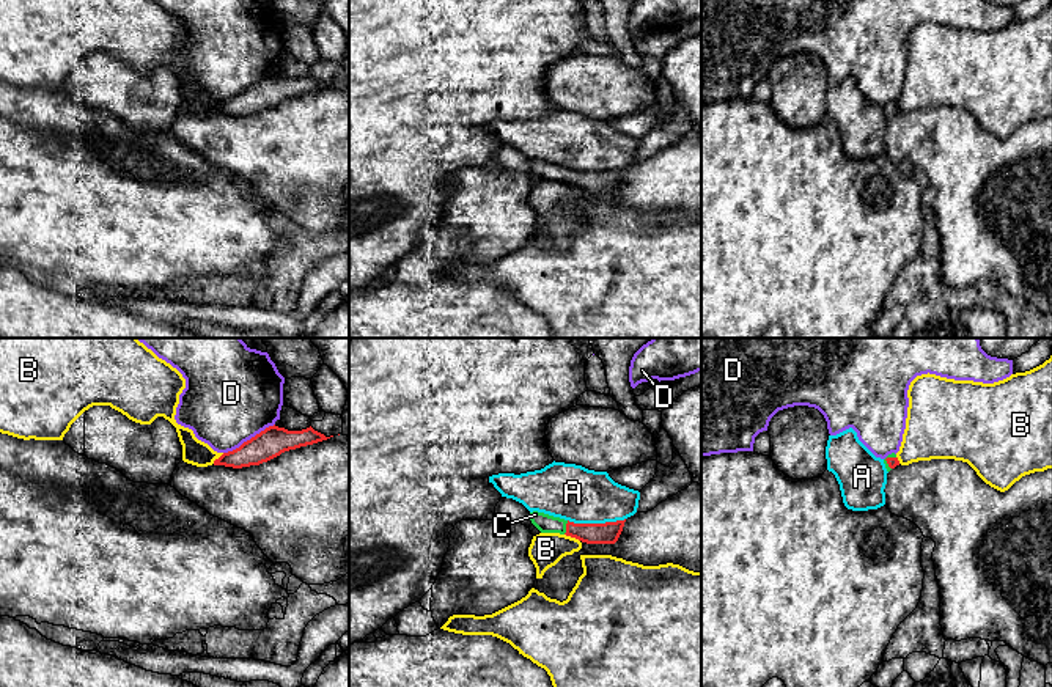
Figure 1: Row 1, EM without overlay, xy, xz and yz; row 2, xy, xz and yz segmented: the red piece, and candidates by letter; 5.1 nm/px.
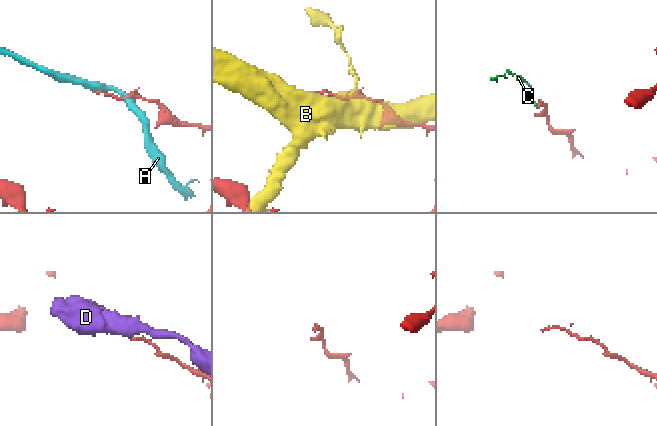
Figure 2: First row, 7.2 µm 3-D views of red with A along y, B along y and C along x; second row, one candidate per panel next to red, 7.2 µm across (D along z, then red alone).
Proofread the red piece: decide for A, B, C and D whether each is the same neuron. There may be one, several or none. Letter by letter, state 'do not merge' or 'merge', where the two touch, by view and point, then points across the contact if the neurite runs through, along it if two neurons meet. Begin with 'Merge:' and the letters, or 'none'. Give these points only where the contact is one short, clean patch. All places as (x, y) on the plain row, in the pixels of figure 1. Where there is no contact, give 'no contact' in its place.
Merge: C
A: do not merge | xz (596, 172)
B: do not merge | xz (573, 184)
C: merge | xz (566, 175) | across xz (592, 181), (566, 175), (546, 172)
D: do not merge | xy (250, 87) | along xy (274, 71), (224, 101)

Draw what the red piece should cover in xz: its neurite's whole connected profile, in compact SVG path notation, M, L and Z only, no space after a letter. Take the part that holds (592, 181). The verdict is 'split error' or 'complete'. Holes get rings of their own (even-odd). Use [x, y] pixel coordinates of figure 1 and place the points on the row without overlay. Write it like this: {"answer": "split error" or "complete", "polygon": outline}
{"answer": "split error", "polygon": "M538 159L530 160L530 168L541 181L560 181L587 192L615 192L626 170L574 171Z"}

